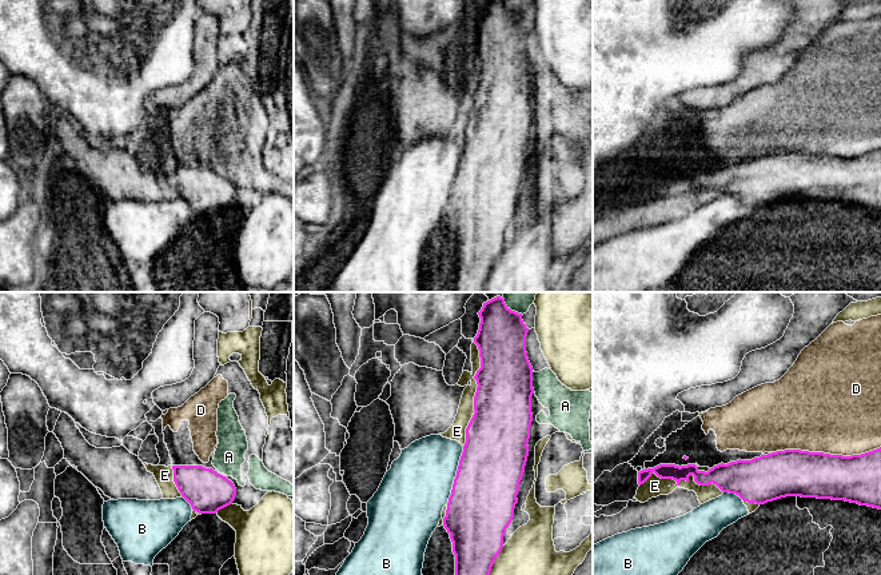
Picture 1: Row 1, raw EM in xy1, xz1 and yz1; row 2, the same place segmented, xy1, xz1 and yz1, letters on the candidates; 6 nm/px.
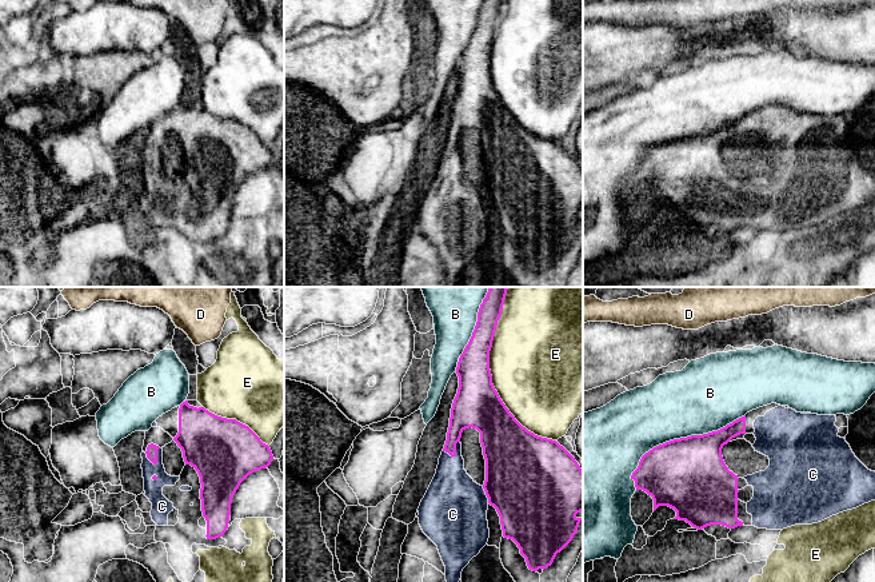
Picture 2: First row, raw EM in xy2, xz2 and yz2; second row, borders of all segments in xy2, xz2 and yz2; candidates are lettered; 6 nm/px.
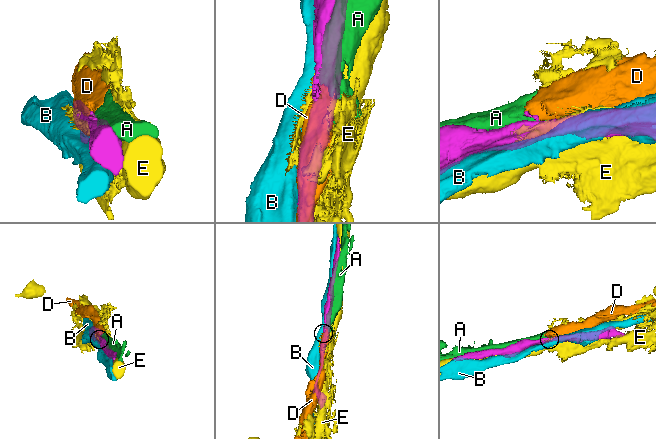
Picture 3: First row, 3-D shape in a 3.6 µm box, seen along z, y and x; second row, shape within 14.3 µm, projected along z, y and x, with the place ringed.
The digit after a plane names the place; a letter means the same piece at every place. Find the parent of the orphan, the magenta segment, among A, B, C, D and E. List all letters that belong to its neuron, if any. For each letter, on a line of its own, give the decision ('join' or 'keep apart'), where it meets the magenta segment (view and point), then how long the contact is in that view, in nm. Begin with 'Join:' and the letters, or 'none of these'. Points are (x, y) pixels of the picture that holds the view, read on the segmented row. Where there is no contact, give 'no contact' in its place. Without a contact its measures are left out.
Join: C
A: keep apart; meets magenta in xz1 at (531, 382); contact 130 nm long
B: keep apart; meets magenta in yz2 at (676, 439); contact 800 nm long
C: join; meets magenta in xy2 at (156, 457); contact 120 nm long
D: keep apart; meets magenta in yz1 at (825, 454); contact 650 nm long
E: keep apart; meets magenta in xz2 at (490, 373); contact 950 nm long

